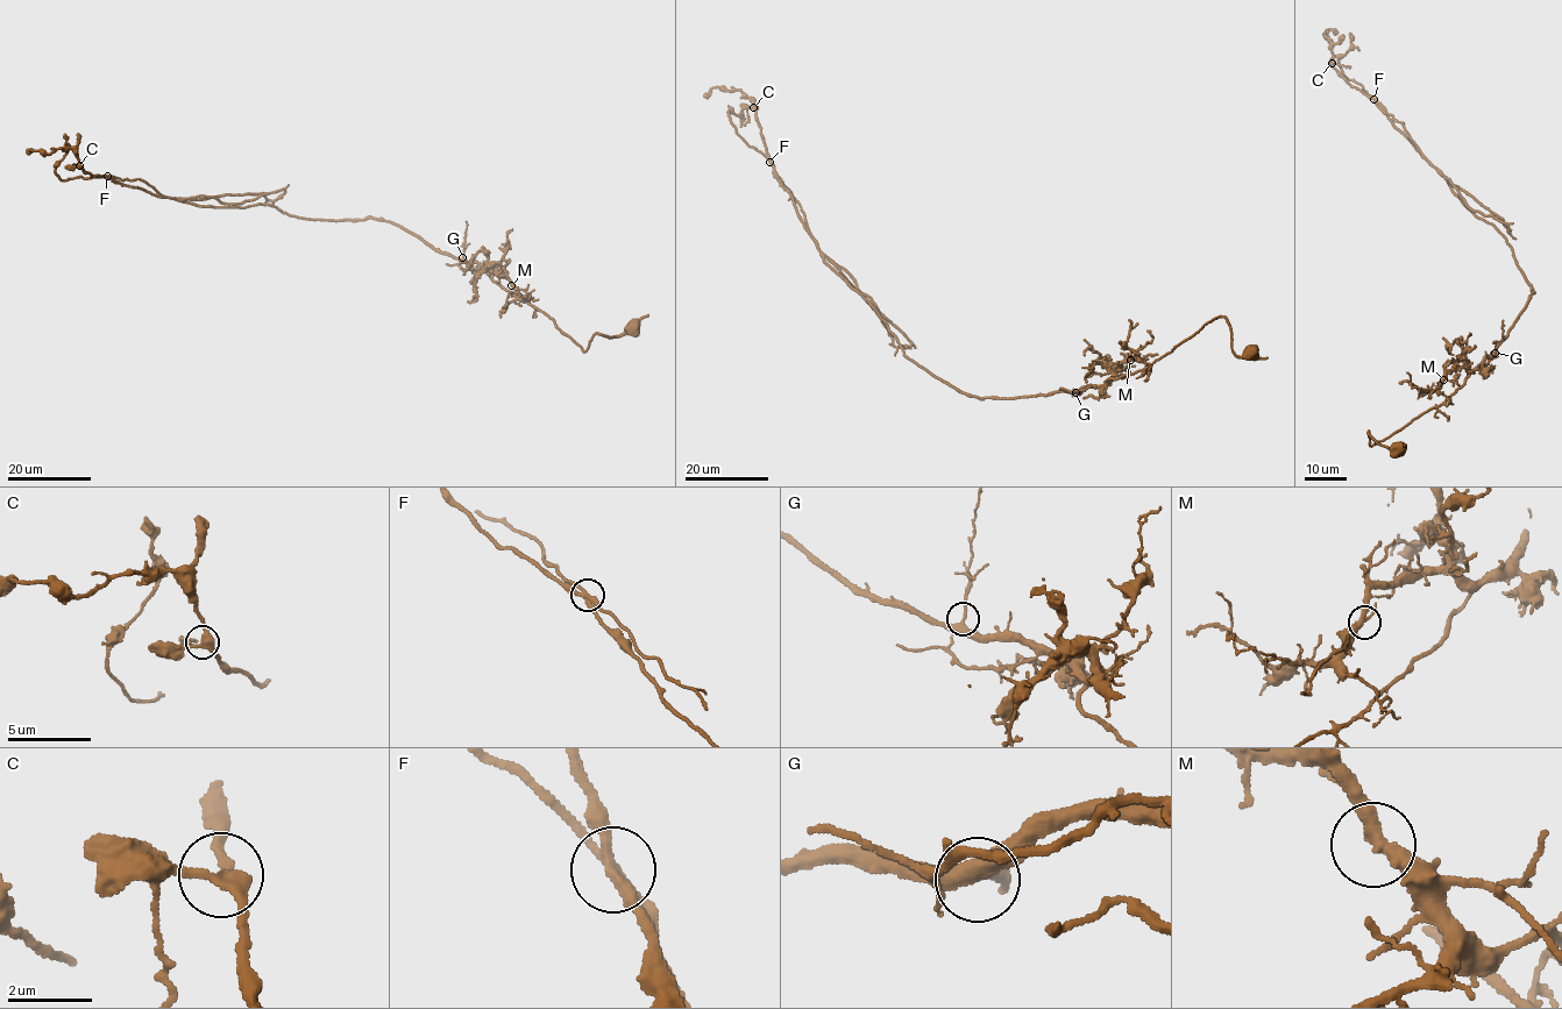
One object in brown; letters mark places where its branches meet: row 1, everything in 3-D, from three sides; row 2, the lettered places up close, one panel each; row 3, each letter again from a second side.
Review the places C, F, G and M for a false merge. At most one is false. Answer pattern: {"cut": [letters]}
{"cut": []}

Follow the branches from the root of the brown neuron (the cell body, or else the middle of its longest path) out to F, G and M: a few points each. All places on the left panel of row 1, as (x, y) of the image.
F: (632, 331), (596, 333), (584, 350), (487, 267), (388, 221), (200, 206), (107, 176)
G: (632, 331), (610, 339), (596, 333), (584, 350), (561, 333), (547, 315), (495, 283), (487, 267), (462, 257)
M: (632, 331), (610, 339), (596, 333), (584, 350), (529, 304), (530, 295), (520, 295), (511, 285)

